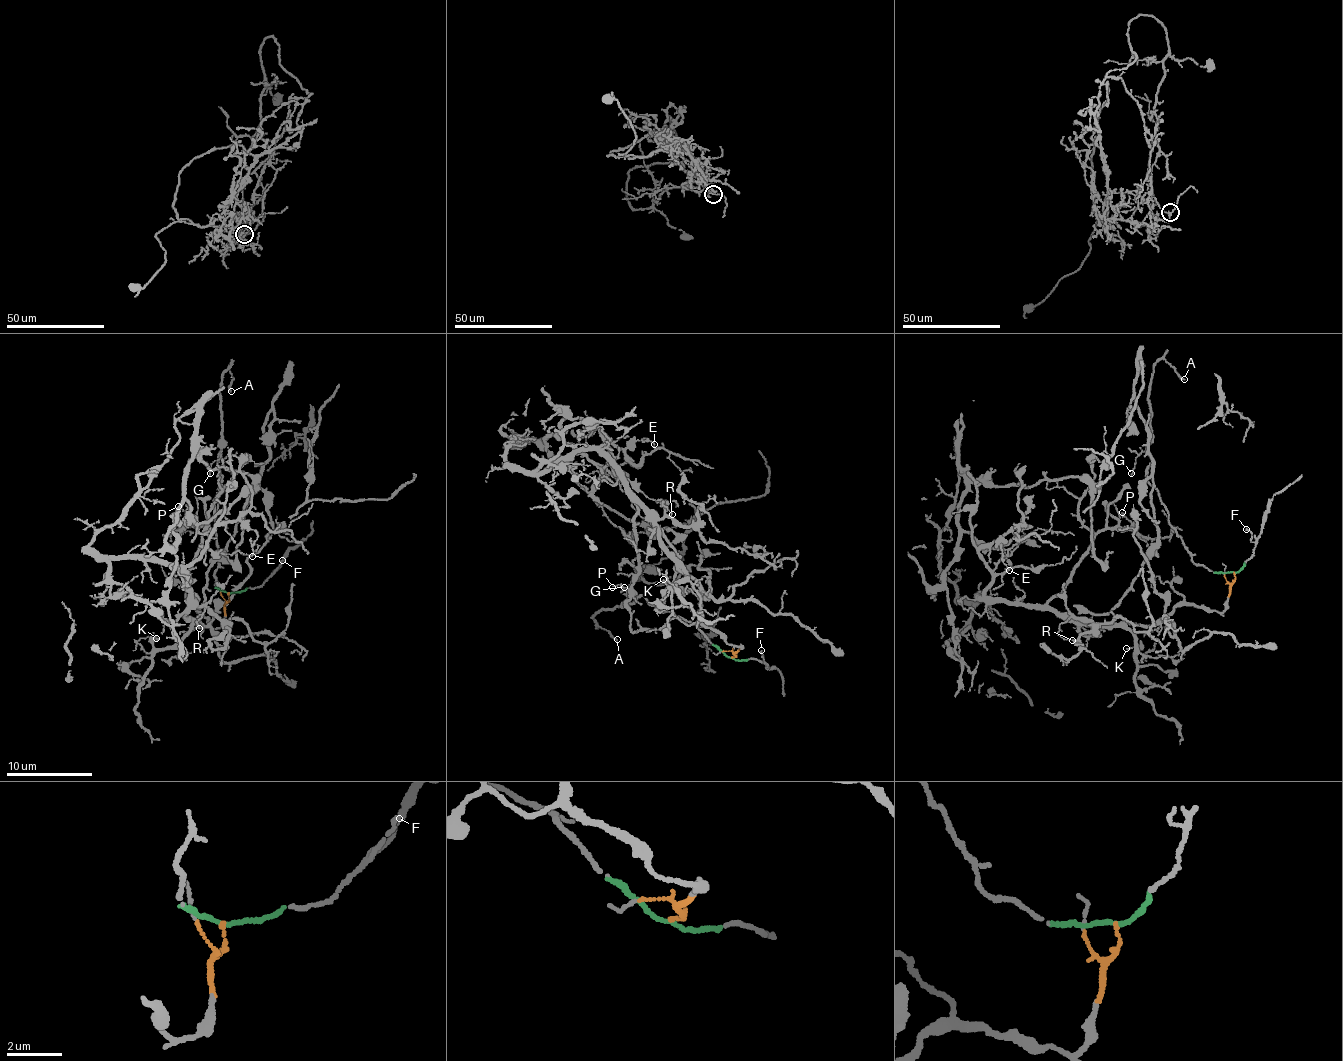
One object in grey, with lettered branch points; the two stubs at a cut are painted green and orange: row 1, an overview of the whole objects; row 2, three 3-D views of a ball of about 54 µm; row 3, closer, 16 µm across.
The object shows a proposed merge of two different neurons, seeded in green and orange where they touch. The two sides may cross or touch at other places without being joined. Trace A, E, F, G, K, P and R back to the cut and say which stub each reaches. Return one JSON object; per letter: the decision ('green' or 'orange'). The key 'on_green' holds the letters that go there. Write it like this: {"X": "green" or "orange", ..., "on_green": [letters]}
{"A": "green", "E": "orange", "F": "green", "G": "green", "K": "orange", "P": "orange", "R": "orange", "on_green": ["A", "F", "G"]}

